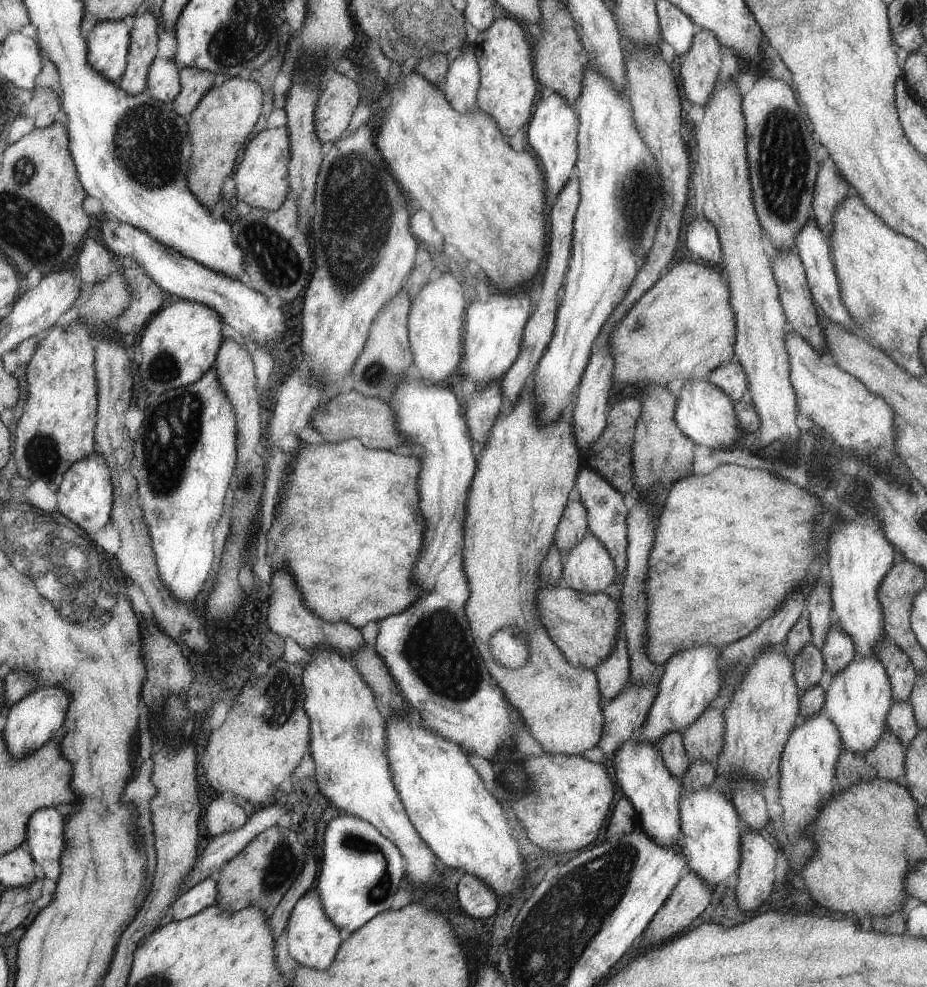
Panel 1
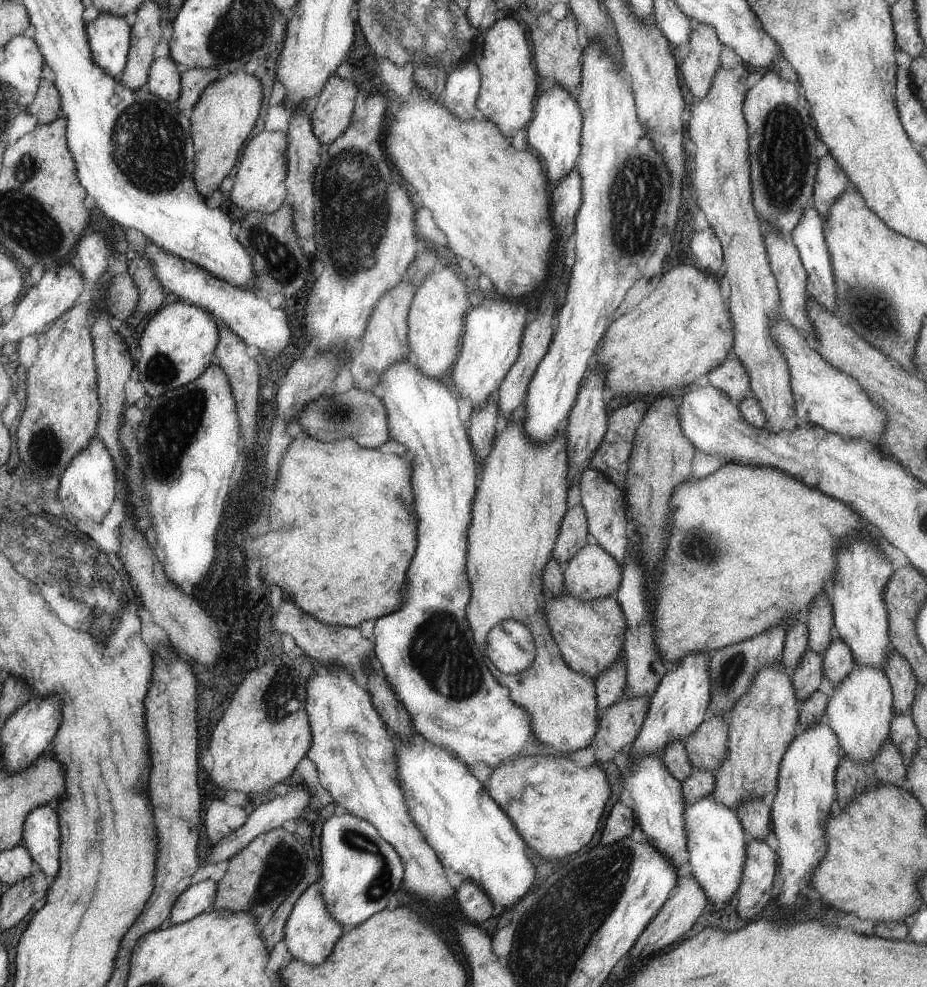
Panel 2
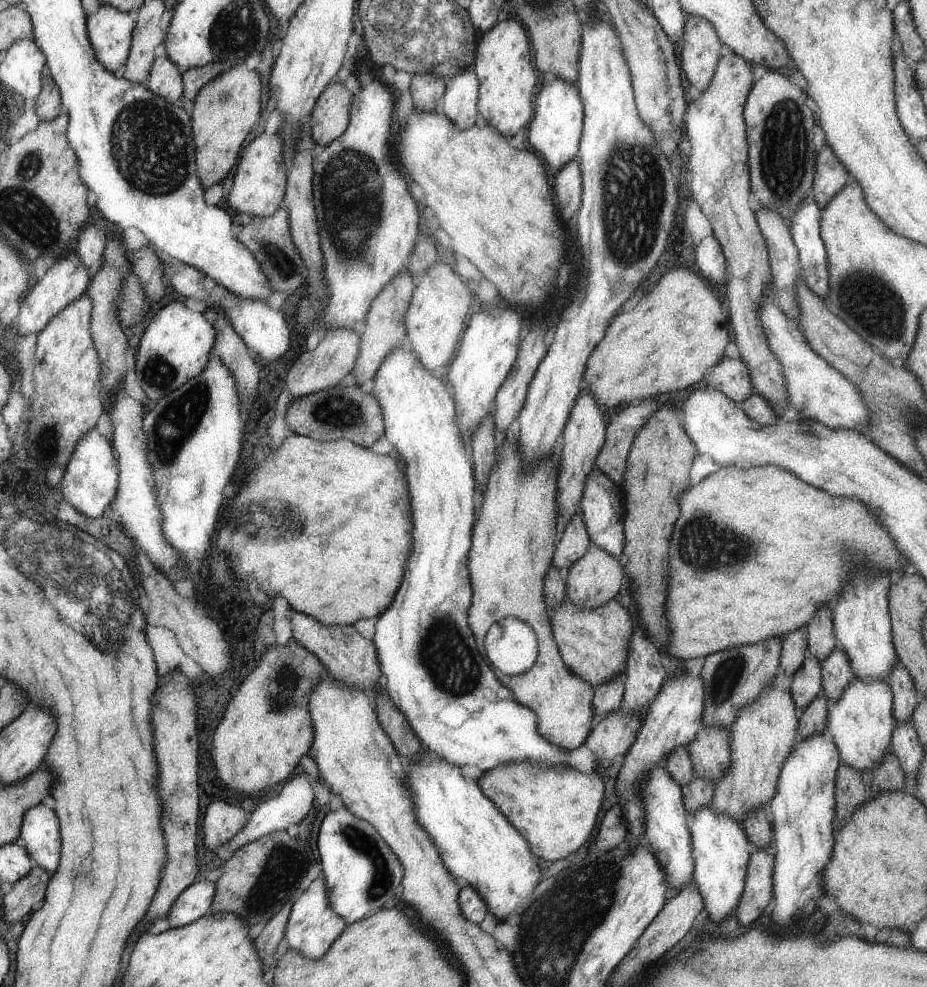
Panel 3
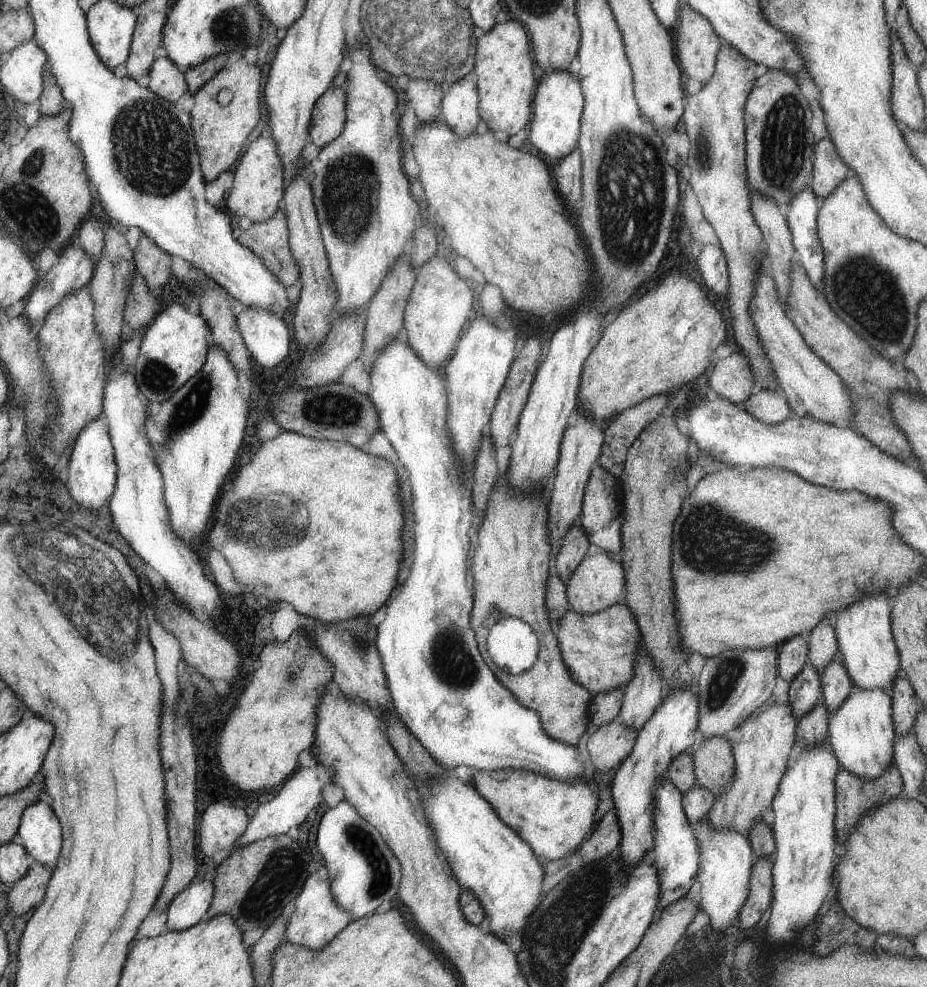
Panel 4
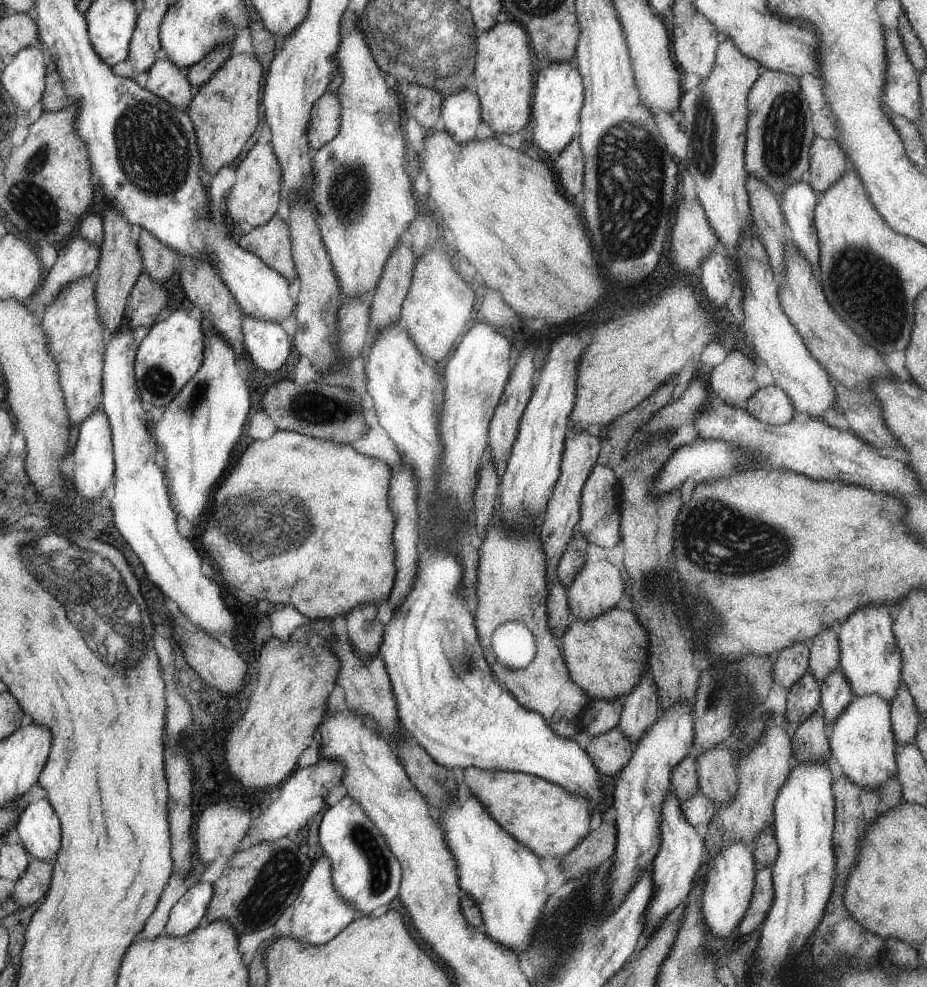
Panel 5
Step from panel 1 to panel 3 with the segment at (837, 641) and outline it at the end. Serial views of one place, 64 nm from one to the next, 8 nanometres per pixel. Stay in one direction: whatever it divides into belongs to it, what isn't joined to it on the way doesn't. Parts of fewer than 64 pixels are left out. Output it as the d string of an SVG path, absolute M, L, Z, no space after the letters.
M837 648L822 662L822 678L825 683L824 696L830 703L836 702L853 679L853 670L846 651Z

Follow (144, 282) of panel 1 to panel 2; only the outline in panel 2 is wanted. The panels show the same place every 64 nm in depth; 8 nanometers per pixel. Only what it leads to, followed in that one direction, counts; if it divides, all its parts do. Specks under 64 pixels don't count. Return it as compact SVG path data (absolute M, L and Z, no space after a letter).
M136 254L127 262L128 274L134 278L134 284L138 288L140 300L136 306L136 312L130 318L129 323L135 325L147 314L154 314L164 304L164 286L154 274L154 266L146 256Z

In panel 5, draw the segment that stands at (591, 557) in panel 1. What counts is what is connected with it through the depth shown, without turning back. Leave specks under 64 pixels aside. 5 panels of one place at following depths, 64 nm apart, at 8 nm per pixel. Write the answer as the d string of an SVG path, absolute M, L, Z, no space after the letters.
M600 560L590 564L586 562L584 568L576 574L574 584L567 590L569 611L574 619L582 622L592 622L605 612L612 610L624 596L624 578L622 572L610 564L608 560Z

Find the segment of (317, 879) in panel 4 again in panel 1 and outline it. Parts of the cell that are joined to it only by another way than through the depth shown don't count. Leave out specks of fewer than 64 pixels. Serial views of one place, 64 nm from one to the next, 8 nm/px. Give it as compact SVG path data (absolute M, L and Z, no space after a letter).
M311 889L308 894L304 894L292 909L285 927L286 934L288 934L288 952L299 965L326 970L333 964L334 958L337 958L343 936L340 936L338 926L326 914L325 907L322 906L322 900L314 891L314 889Z

